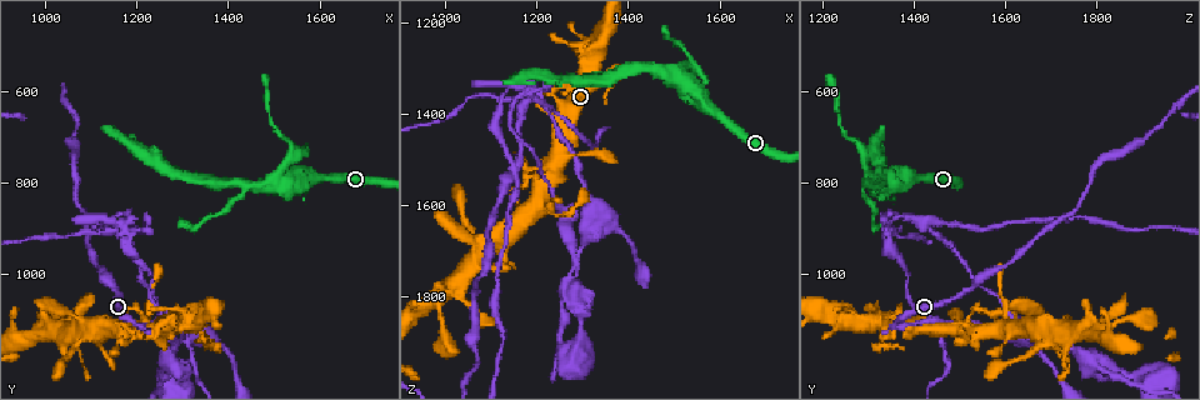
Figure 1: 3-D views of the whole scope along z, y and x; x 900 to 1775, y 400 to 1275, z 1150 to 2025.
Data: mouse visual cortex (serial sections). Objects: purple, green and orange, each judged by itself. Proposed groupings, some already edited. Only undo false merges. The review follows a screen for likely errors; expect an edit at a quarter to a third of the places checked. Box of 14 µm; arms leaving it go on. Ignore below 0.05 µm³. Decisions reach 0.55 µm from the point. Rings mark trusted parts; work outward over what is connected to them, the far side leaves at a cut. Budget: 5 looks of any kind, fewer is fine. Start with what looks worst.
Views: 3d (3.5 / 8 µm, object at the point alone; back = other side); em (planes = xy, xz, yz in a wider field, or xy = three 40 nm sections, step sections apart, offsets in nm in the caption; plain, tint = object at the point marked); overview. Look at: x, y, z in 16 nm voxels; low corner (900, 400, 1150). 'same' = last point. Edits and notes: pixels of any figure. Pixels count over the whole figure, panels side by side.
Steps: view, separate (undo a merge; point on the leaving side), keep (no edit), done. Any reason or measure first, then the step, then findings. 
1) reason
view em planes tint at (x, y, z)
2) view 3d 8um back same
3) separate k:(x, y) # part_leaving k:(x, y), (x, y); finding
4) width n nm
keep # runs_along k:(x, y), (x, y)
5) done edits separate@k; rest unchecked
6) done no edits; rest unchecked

sharp bend
view em xy step 5 tint at (1210, 1110, 1365)

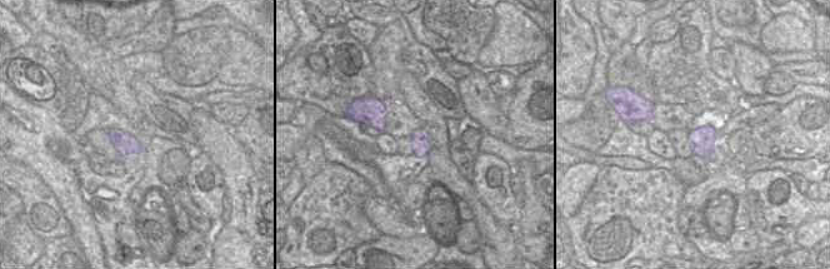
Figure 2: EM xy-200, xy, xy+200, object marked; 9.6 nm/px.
view 3d 3.5um same

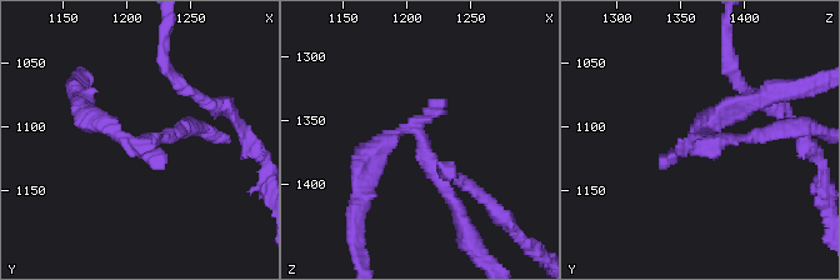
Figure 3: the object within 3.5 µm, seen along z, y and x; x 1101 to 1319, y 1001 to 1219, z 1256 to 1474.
separate 3:(434, 175) # two cells meet here

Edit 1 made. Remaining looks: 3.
redraw
view overview

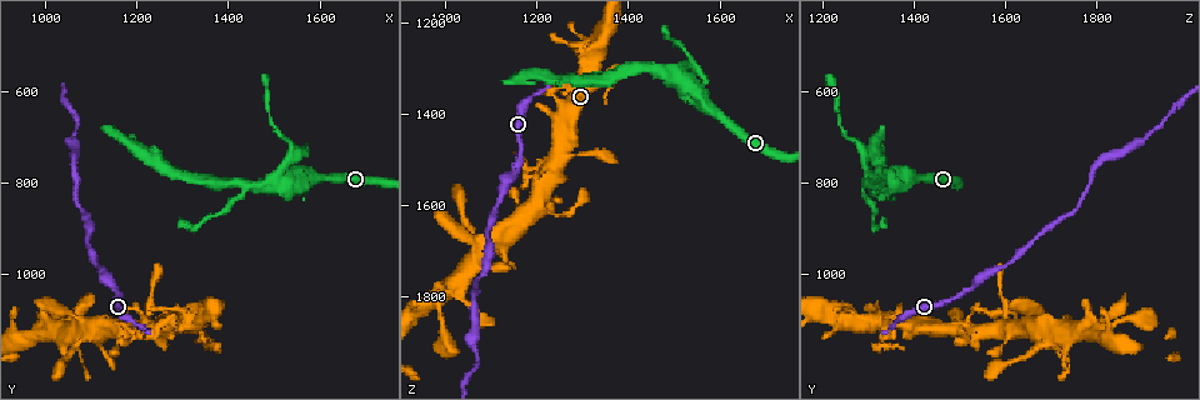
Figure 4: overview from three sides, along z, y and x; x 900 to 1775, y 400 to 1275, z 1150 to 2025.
narrows sharply
view 3d 3.5um at (1345, 1130, 1325)

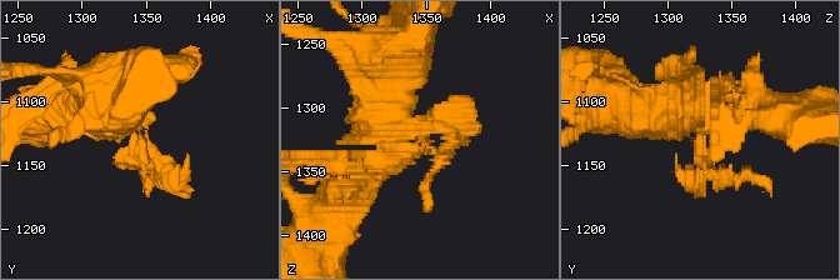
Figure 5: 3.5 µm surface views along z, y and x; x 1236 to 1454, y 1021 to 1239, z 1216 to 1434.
view em xy step 5 tint at (1348, 1130, 1328)

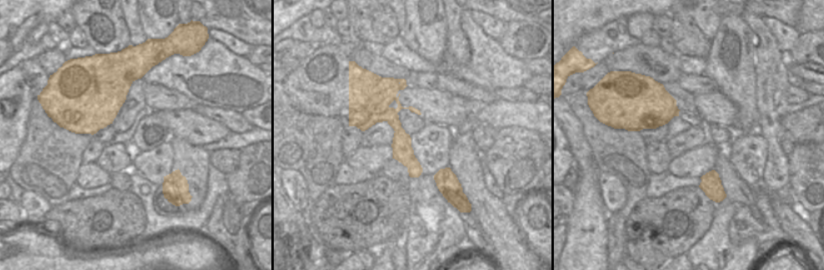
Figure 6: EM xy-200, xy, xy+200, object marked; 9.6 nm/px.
keep # runs_along 5:(75, 101), (186, 175); continuous, no second cell

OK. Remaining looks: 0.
done edits separate@3; rest unchecked

